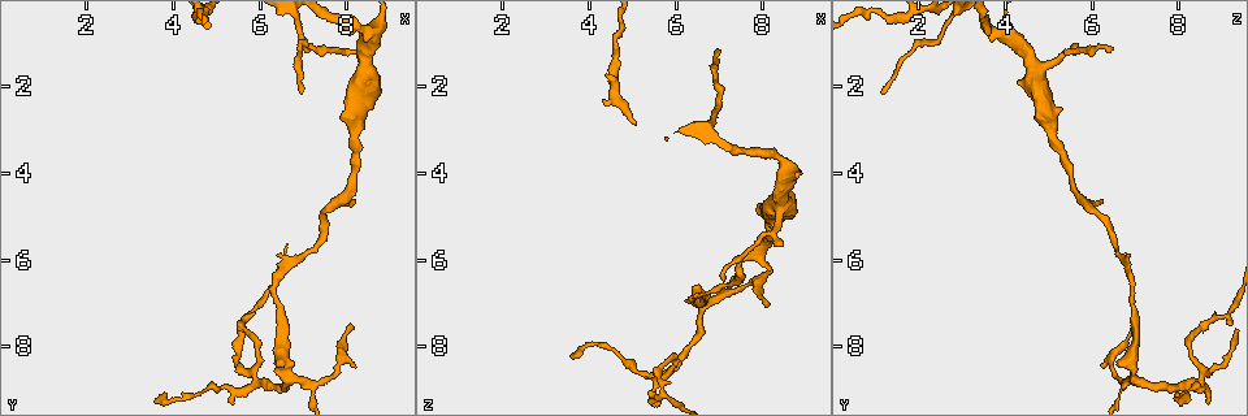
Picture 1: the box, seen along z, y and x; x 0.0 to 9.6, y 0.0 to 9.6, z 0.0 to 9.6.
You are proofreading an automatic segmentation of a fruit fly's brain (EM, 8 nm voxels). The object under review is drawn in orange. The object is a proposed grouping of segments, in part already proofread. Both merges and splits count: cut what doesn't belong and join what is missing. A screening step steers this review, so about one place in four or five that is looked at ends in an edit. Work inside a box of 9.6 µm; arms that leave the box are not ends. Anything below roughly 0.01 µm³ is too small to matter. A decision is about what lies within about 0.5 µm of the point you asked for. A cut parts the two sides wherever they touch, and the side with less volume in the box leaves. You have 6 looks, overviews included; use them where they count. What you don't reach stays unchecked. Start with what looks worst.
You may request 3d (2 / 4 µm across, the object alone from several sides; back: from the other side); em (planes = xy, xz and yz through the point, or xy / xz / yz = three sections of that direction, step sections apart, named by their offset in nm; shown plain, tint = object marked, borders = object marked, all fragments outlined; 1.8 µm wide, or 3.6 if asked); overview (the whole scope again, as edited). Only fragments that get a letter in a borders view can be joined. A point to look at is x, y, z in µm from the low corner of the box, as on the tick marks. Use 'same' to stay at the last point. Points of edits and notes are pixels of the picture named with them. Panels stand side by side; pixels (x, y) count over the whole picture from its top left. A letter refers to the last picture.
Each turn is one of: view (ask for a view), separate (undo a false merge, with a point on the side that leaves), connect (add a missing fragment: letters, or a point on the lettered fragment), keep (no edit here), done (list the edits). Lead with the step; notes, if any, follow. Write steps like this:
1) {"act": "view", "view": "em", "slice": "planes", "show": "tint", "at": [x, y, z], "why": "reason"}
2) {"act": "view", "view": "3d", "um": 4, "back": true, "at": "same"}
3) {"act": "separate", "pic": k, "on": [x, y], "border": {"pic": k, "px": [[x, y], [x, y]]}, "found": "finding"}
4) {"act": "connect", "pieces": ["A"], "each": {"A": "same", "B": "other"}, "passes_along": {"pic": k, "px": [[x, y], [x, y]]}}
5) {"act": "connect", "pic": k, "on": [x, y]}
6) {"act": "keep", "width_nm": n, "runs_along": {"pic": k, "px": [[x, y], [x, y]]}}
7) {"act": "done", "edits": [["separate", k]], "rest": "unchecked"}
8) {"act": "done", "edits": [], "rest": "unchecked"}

{"act": "view", "view": "em", "slice": "planes", "show": "borders", "at": [5.95, 8.80, 8.55], "why": "abrupt turn"}

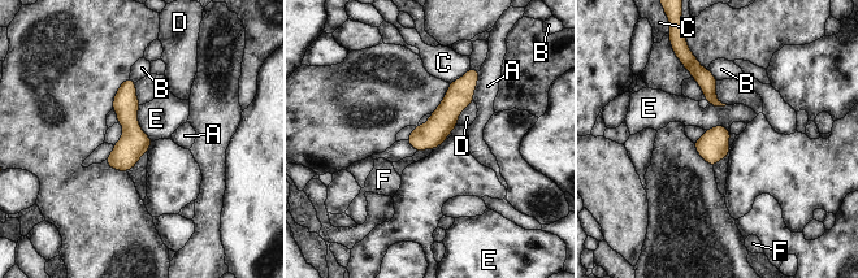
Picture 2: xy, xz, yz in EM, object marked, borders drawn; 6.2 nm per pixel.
{"act": "keep", "longest_contact_nm": ["E", 240], "each": {"A": "other", "B": "other", "C": "other", "D": "other", "E": "other", "F": "other"}, "found": "all the same neuron"}

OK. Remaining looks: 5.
{"act": "view", "view": "em", "slice": "planes", "show": "borders", "at": [8.50, 1.00, 5.65], "why": "thin end"}

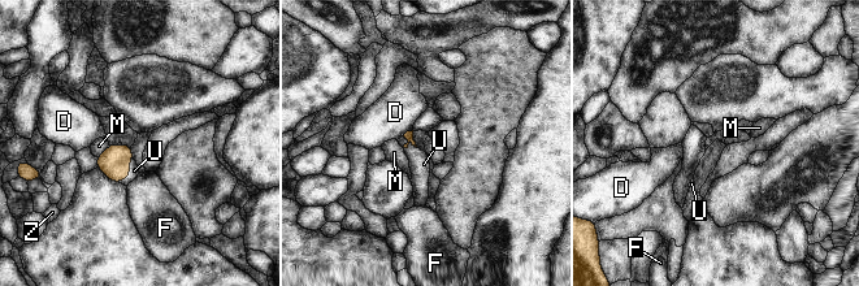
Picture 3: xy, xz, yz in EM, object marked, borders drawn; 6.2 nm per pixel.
{"act": "connect", "pic": 3, "on": [134, 170], "each": {"D": "other", "F": "other", "M": "other", "U": "same", "Z": "other"}, "found": "it goes on there"}

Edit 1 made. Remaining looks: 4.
{"act": "view", "view": "3d", "um": 4, "at": [8.20, 4.65, 6.20], "why": "branch stops here"}

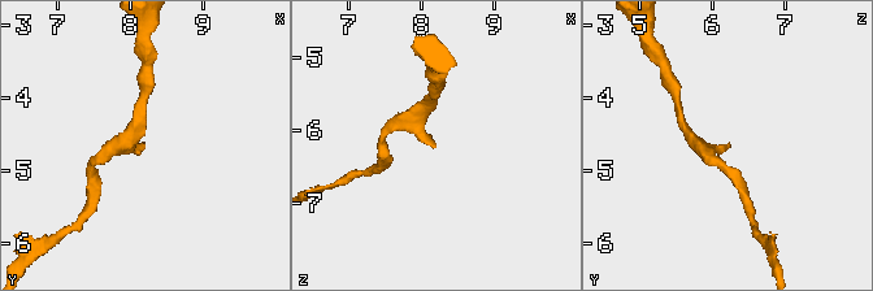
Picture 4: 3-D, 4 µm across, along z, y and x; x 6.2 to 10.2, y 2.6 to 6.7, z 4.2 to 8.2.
{"act": "view", "view": "em", "slice": "planes", "show": "borders", "at": [8.20, 4.65, 6.20], "why": "shape alone is not enough"}

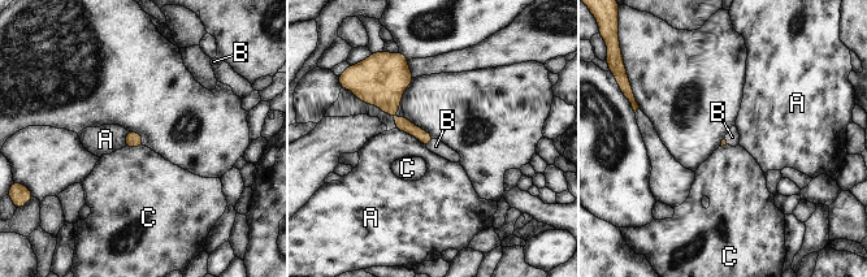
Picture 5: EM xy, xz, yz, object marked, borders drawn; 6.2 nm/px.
{"act": "connect", "pic": 5, "on": [436, 146], "each": {"A": "other", "B": "same", "C": "other"}, "passes_along": {"pic": 5, "px": [[403, 124], [429, 142], [436, 146]]}, "found": "it goes on there"}

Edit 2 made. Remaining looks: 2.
{"act": "done", "edits": [["connect", 3], ["connect", 5]], "rest": "unchecked"}

